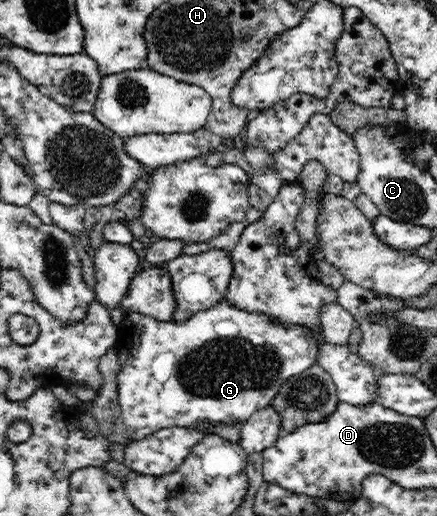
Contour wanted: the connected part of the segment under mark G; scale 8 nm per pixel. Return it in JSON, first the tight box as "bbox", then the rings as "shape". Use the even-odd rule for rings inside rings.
{"bbox":[114,300,322,441],"shape":[[[225,300],[184,321],[161,321],[136,312],[126,313],[114,346],[120,359],[117,402],[126,433],[130,440],[139,441],[162,429],[182,427],[210,434],[212,427],[244,424],[253,412],[271,404],[286,380],[316,363],[322,339],[322,330],[280,322],[267,313],[248,312]]]}

